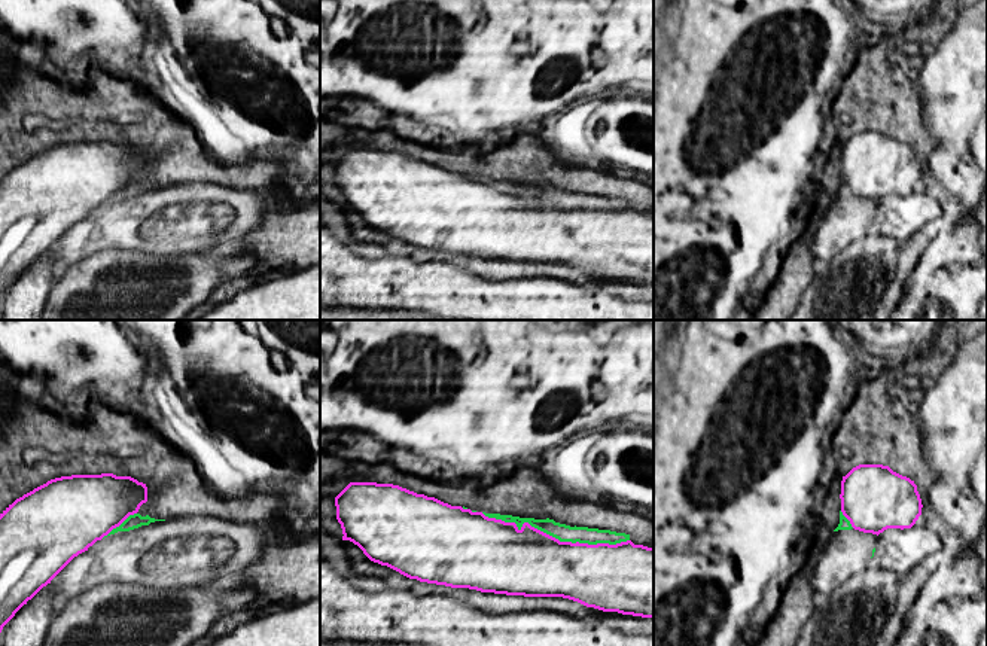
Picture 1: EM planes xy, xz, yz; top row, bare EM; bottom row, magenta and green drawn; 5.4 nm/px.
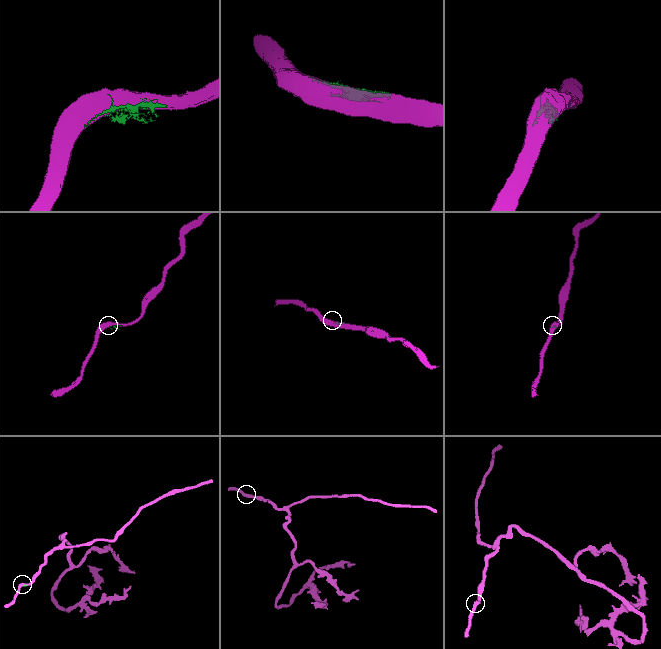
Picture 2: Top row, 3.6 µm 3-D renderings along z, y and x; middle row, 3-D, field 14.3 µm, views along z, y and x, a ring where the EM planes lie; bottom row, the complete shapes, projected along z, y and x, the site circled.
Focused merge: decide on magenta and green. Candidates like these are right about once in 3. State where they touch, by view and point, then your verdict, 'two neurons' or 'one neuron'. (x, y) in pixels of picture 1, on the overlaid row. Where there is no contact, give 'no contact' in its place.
meets magenta in xz at (554, 538); two neurons

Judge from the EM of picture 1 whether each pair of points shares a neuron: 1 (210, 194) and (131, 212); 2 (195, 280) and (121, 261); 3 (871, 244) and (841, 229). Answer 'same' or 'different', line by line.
1: same
2: same
3: different

